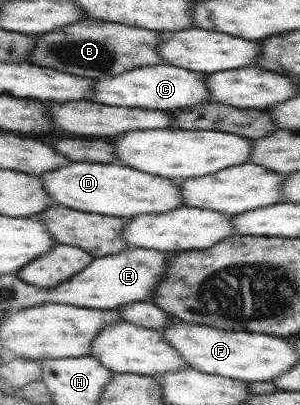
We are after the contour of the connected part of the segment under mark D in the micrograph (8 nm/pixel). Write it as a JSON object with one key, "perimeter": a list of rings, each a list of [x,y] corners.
{"perimeter":[[[71,161],[56,171],[44,173],[40,178],[58,205],[78,212],[127,220],[136,215],[160,214],[184,206],[183,189],[177,185],[177,181],[152,176],[151,173],[140,172],[139,169],[128,168],[117,162]]]}

